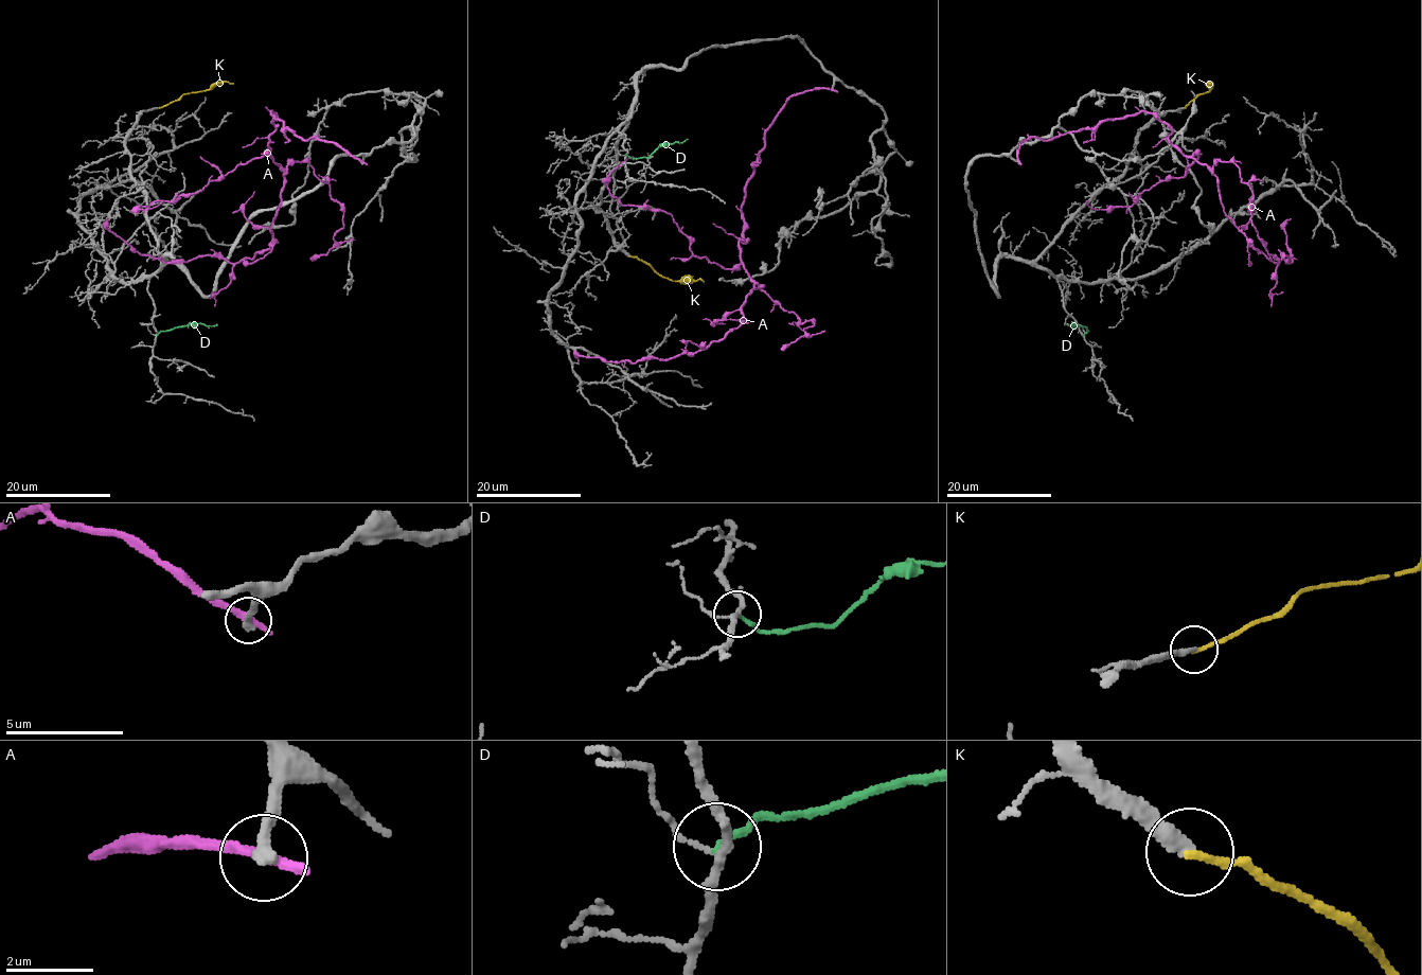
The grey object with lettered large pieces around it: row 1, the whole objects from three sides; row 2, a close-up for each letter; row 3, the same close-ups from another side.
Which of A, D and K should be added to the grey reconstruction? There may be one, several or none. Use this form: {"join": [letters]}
{"join": []}

